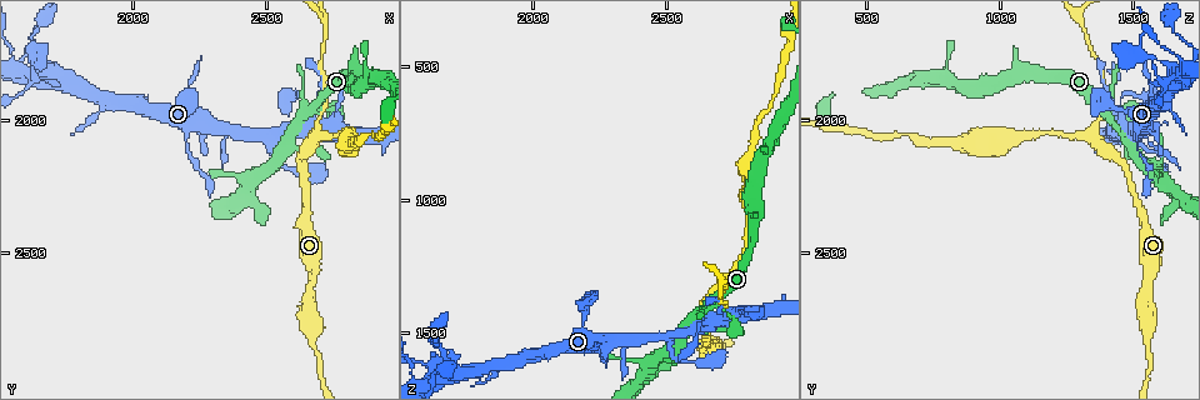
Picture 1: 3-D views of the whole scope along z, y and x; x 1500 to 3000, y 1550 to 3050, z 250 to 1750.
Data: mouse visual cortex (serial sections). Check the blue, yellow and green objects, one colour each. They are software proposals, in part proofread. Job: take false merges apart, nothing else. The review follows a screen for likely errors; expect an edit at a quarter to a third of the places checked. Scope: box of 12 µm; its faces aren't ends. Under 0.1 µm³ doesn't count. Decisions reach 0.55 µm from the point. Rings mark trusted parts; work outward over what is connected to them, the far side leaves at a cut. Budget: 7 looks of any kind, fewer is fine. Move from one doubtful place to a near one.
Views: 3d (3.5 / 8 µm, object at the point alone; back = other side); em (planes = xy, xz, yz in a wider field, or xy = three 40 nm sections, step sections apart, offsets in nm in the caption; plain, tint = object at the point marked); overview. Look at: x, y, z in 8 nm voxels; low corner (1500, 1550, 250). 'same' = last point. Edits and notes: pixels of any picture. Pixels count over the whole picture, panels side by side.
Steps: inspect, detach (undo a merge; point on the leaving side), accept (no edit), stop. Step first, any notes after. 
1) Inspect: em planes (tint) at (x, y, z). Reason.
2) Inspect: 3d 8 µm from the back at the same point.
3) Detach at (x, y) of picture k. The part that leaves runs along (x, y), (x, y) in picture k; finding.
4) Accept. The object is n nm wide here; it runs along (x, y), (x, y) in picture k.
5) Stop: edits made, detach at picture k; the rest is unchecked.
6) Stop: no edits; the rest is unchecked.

Inspect: 3d 3.5 µm at (2500, 2050, 1510). Thick turns thin.

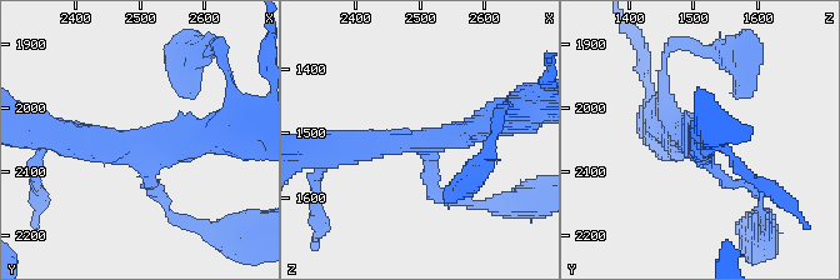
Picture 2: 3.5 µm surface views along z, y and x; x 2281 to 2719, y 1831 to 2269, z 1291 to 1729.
Inspect: em xy step 2 (tint) at (2505, 2055, 1515). 3 arms meet here; the arms are 150, 350, 400 nm wide; need the tissue.

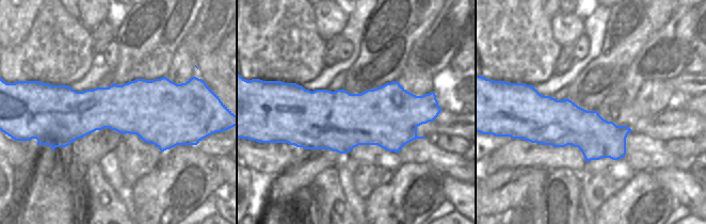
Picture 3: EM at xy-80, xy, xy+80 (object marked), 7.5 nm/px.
Accept. It runs along (338, 148), (454, 138), (504, 119) in picture 2; all the same cell.

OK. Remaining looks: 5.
Inspect: 3d 8 µm at (2690, 2060, 1340). Three-way junction.

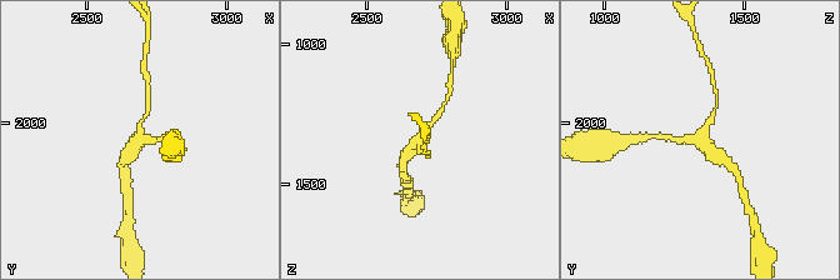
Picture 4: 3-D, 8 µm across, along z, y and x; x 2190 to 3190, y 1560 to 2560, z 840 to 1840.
Inspect: 3d 3.5 µm at (2690, 2060, 1330).

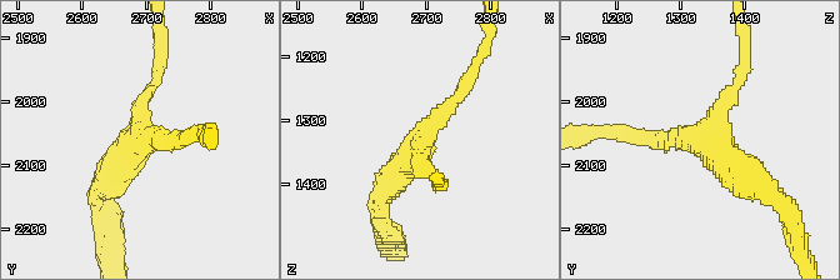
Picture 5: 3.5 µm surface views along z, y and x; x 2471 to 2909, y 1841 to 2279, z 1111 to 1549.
Accept. It runs along (378, 201), (466, 80) in picture 5; one cell here.

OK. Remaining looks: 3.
Inspect: 3d 8 µm at (1620, 1860, 1630).

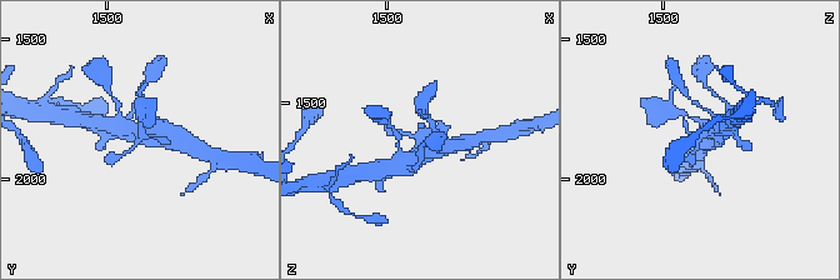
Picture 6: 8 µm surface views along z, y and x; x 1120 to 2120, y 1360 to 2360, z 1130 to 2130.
Inspect: 3d 3.5 µm at (1610, 1850, 1630).

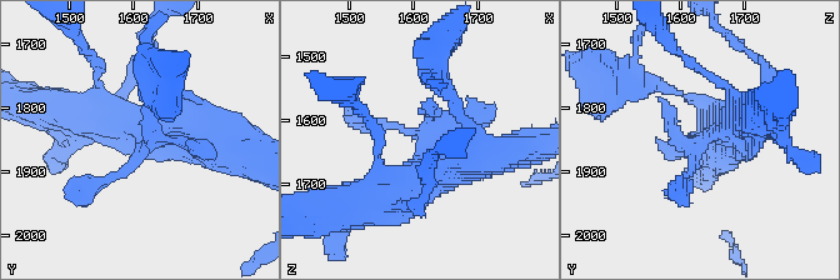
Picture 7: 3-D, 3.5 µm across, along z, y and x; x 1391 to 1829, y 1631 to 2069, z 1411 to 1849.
Accept. It runs along (209, 138), (168, 134), (83, 191) in picture 7; one cell here.

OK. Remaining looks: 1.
Stop: no edits; the rest is unchecked.

